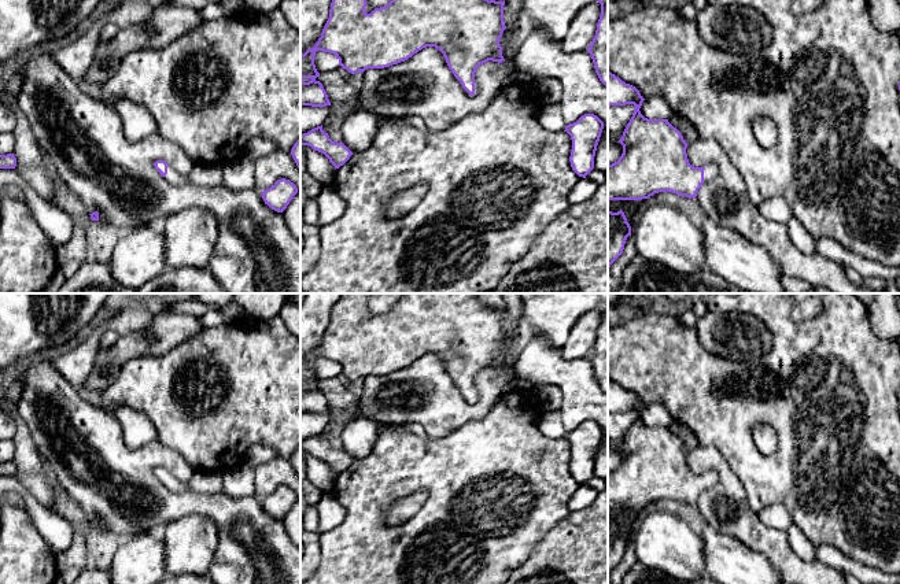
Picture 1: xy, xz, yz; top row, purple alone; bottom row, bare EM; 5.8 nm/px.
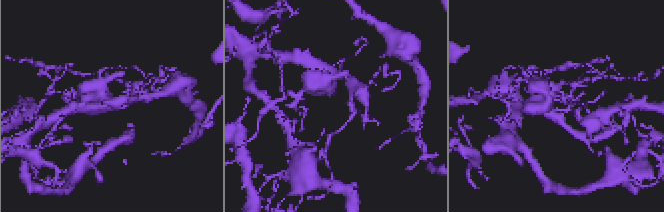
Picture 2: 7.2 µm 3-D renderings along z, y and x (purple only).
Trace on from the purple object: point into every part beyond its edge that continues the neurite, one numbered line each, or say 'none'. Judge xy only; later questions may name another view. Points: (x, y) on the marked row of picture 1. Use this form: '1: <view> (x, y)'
1: xy (203, 174)

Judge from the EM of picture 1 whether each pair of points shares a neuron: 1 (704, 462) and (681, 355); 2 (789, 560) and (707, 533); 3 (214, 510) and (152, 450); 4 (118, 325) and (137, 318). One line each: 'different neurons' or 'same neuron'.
1: different neurons
2: different neurons
3: same neuron
4: same neuron

